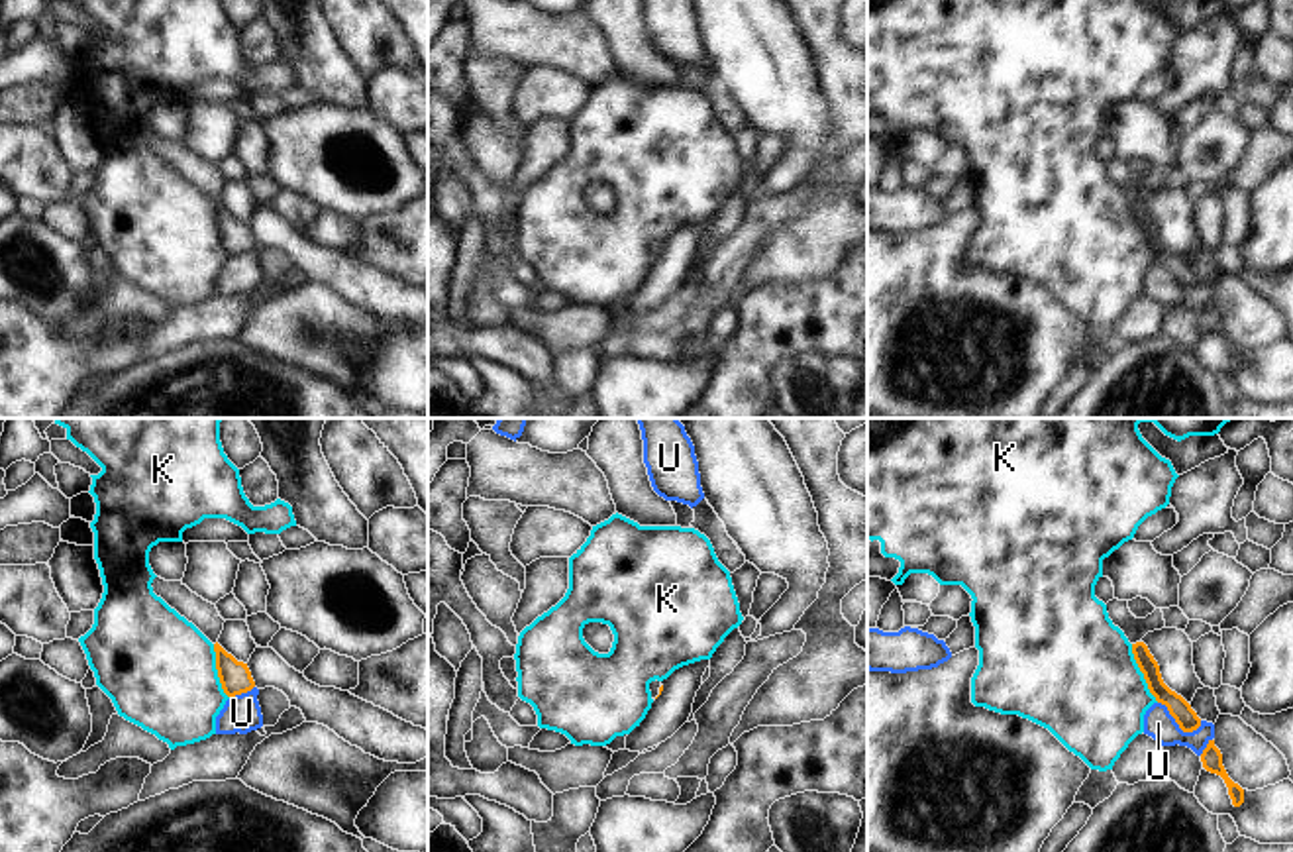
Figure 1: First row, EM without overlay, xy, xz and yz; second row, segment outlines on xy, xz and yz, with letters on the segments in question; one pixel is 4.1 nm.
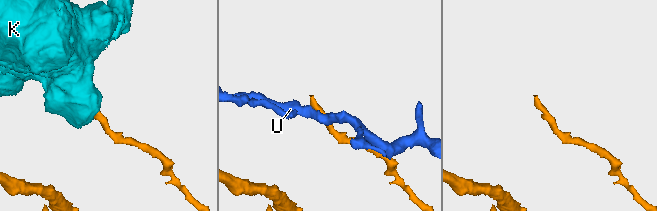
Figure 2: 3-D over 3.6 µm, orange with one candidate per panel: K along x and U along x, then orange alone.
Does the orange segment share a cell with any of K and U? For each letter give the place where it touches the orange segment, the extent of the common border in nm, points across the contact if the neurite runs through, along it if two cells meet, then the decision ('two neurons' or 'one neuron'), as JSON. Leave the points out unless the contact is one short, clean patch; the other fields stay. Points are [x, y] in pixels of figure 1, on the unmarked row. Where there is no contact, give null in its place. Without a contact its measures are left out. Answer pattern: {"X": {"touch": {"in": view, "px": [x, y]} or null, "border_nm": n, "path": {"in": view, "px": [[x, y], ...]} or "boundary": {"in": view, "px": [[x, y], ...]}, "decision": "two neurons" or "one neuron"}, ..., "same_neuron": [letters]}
{"K": {"touch": {"in": "yz", "px": [1142, 232]}, "border_nm": 260, "boundary": {"in": "yz", "px": [[1131, 205], [1146, 248], [1158, 262]]}, "decision": "two neurons"}, "U": {"touch": {"in": "yz", "px": [1178, 283]}, "border_nm": 200, "boundary": {"in": "yz", "px": [[1158, 262], [1184, 291], [1195, 291], [1201, 285]]}, "decision": "two neurons"}, "same_neuron": []}

